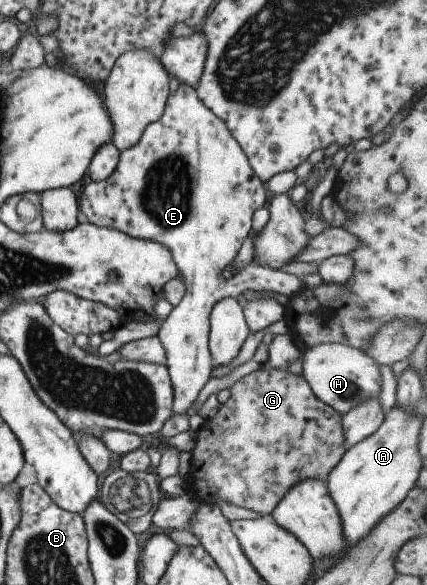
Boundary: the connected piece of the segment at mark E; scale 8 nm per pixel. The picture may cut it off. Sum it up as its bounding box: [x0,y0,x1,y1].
[78,84,307,416]

